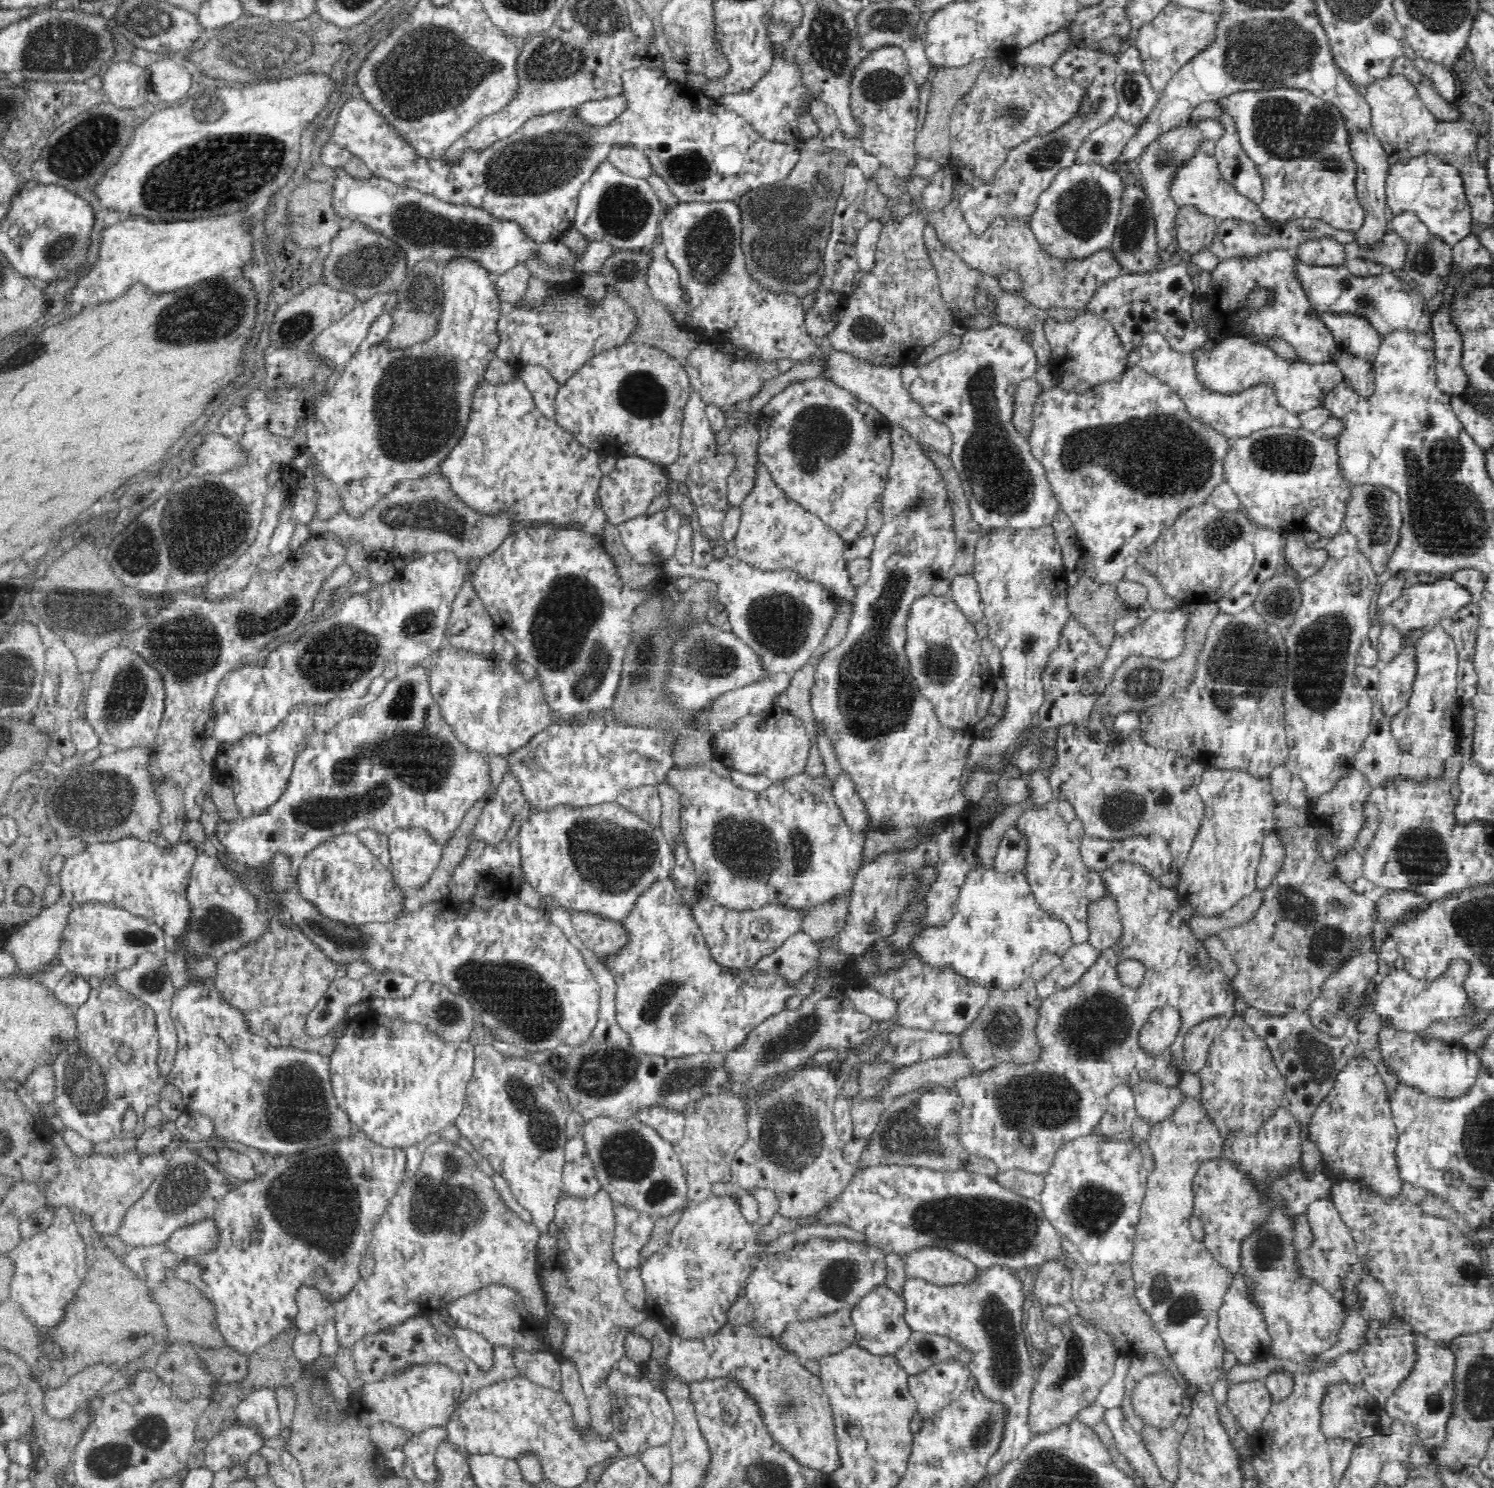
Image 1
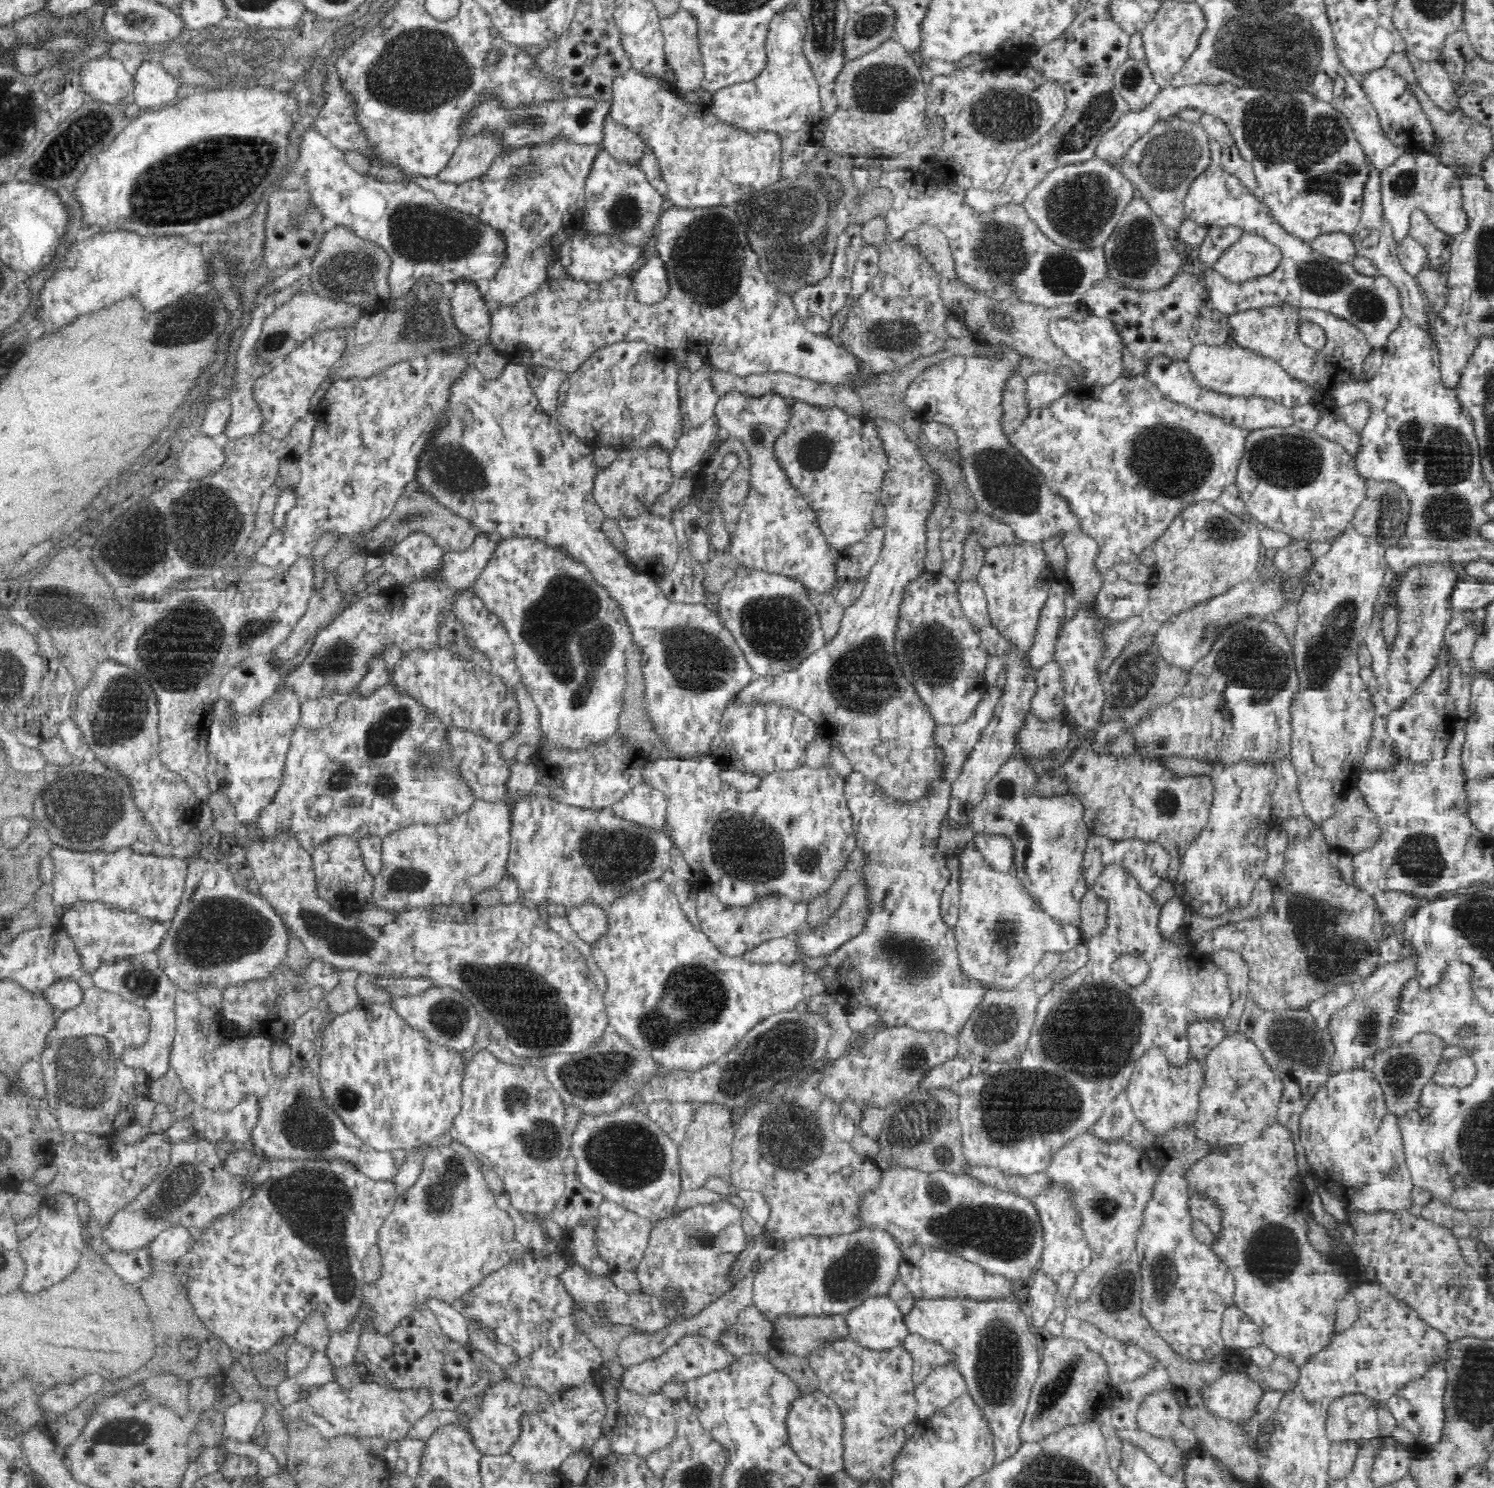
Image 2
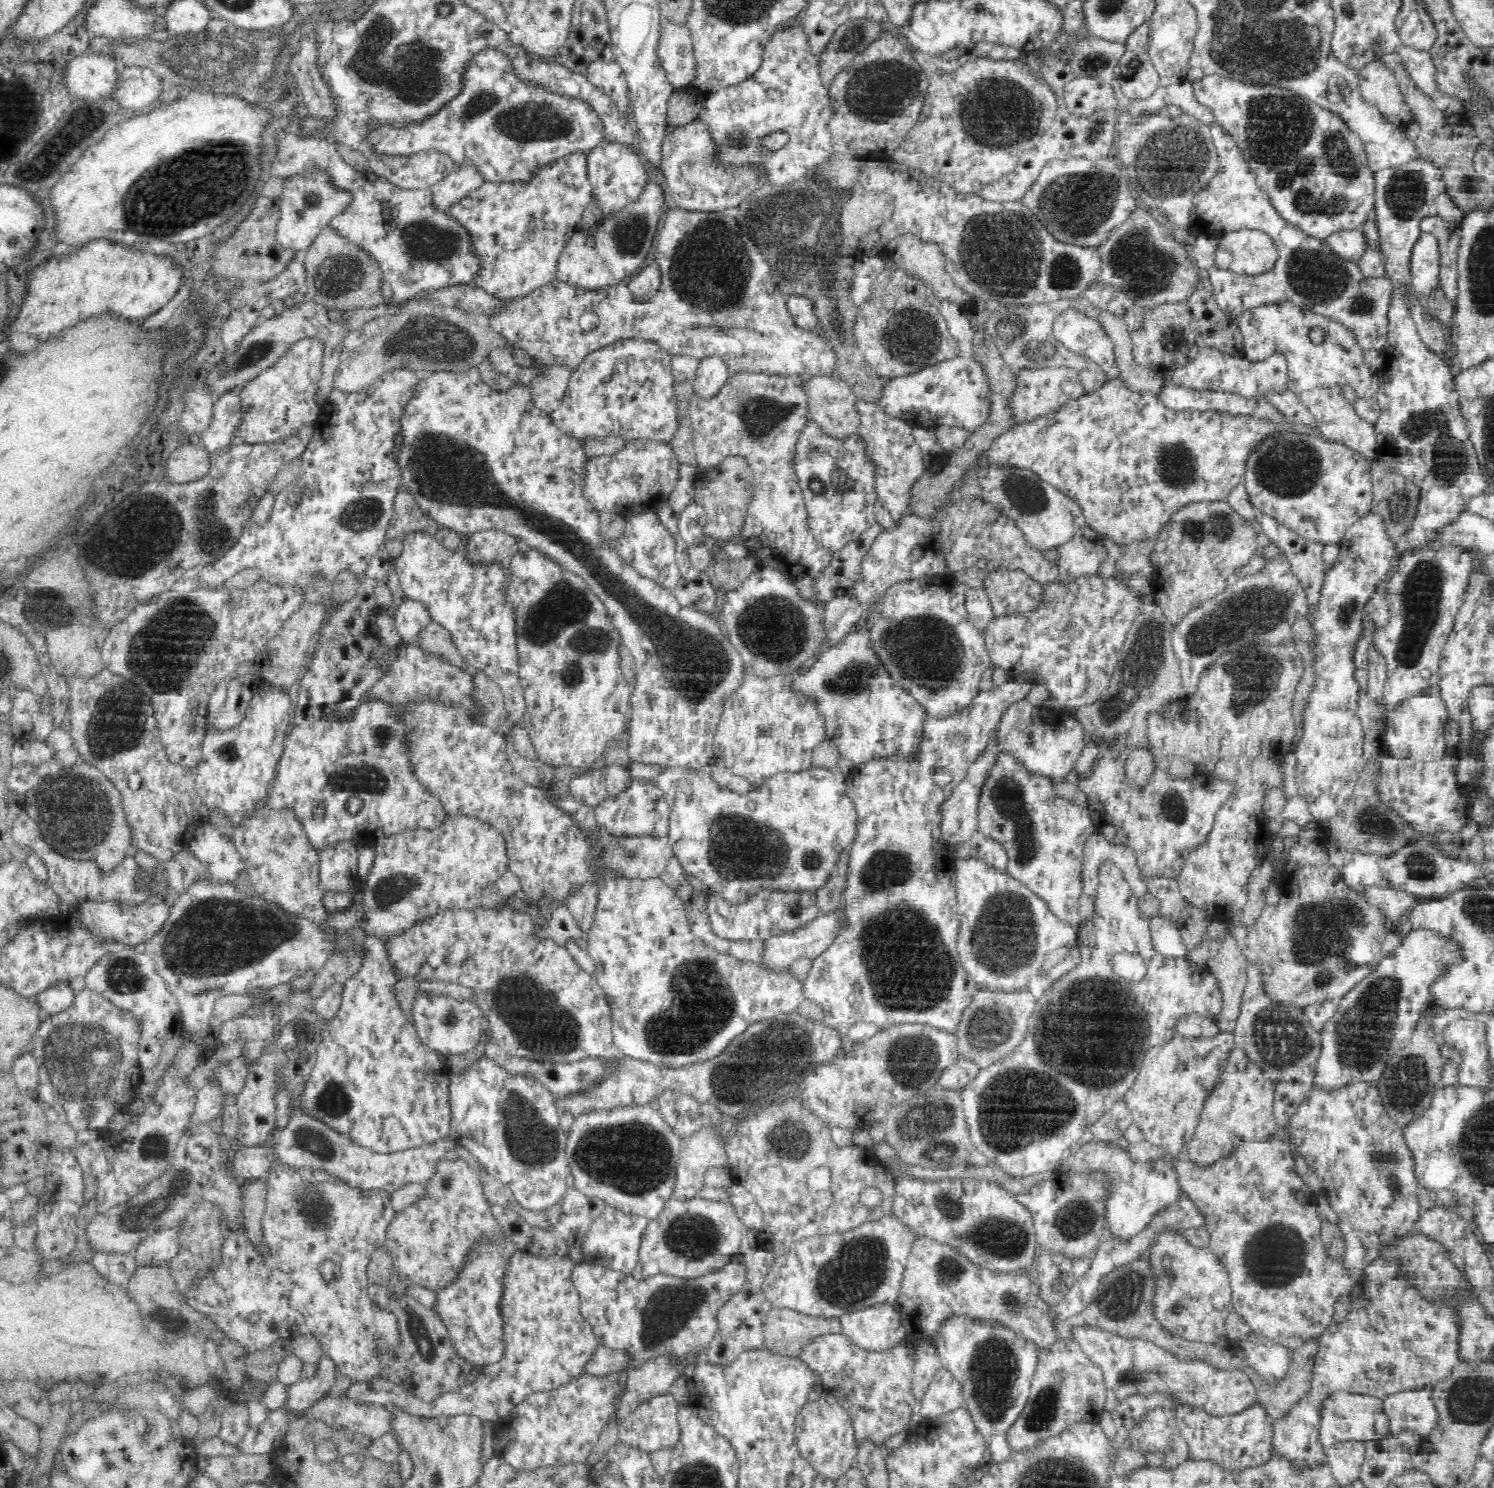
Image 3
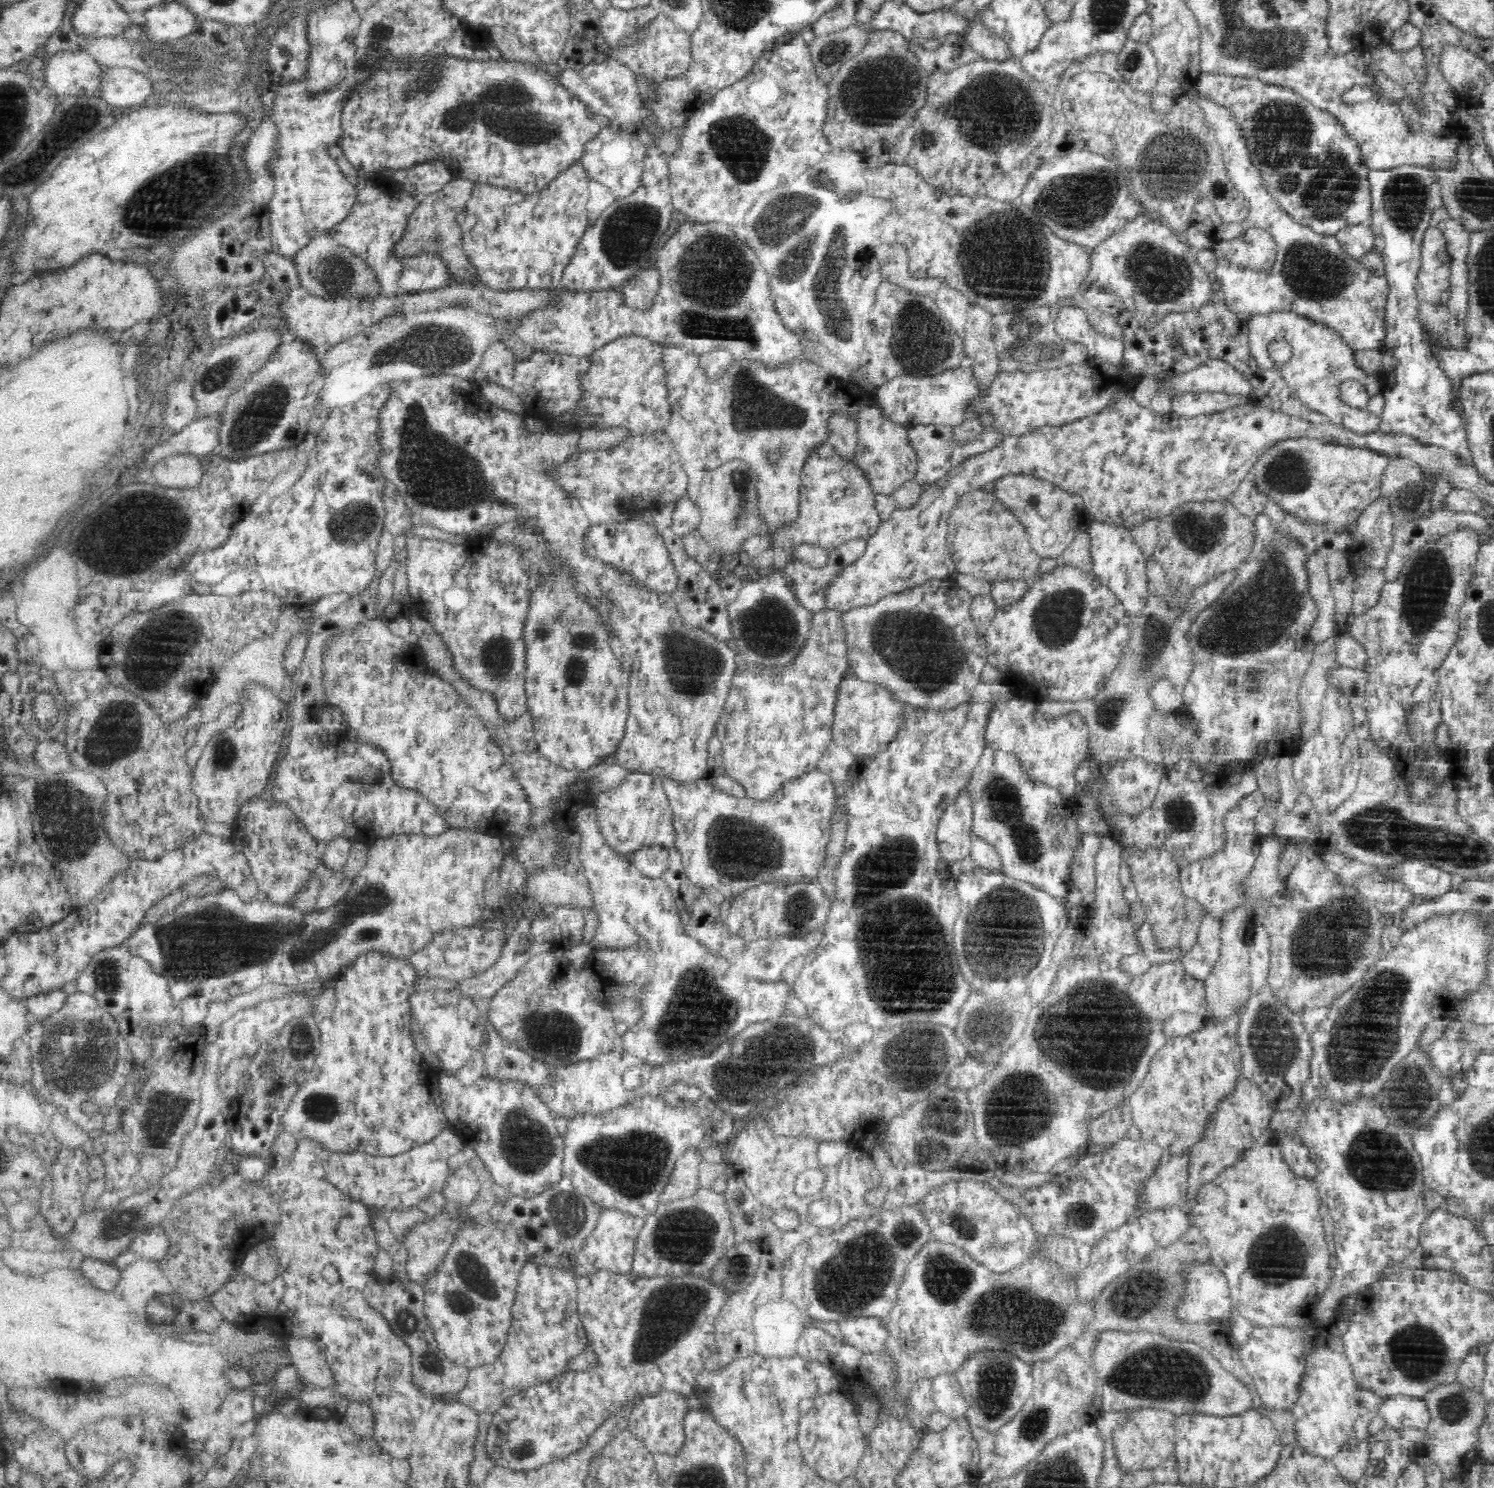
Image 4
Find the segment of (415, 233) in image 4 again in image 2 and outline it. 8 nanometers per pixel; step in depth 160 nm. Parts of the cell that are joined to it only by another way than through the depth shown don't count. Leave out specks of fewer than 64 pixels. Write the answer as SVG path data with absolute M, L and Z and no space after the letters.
M474 136L456 147L450 164L437 175L437 180L461 186L490 173L497 156L497 140L493 136Z

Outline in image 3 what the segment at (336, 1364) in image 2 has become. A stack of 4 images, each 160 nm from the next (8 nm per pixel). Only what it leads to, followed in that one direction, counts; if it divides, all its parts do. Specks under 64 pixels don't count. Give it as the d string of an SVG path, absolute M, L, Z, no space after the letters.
M323 1355L313 1370L287 1388L288 1398L283 1406L294 1416L300 1416L302 1412L308 1411L313 1402L327 1394L336 1382L336 1377L335 1364Z

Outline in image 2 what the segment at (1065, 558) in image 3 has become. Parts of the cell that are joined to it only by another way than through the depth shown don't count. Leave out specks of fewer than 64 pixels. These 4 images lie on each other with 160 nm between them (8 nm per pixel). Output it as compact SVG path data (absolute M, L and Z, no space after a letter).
M1080 527L1062 538L1062 546L1066 550L1065 577L1061 582L1065 585L1067 618L1082 608L1082 604L1090 604L1103 583L1104 576L1096 565L1102 547Z

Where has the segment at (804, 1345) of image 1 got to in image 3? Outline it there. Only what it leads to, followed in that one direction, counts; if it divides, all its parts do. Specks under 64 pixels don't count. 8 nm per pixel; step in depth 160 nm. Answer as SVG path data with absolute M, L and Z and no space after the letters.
M773 1306L761 1320L764 1347L776 1354L797 1355L814 1335L839 1331L839 1325L836 1323L818 1323L815 1318L786 1307Z

